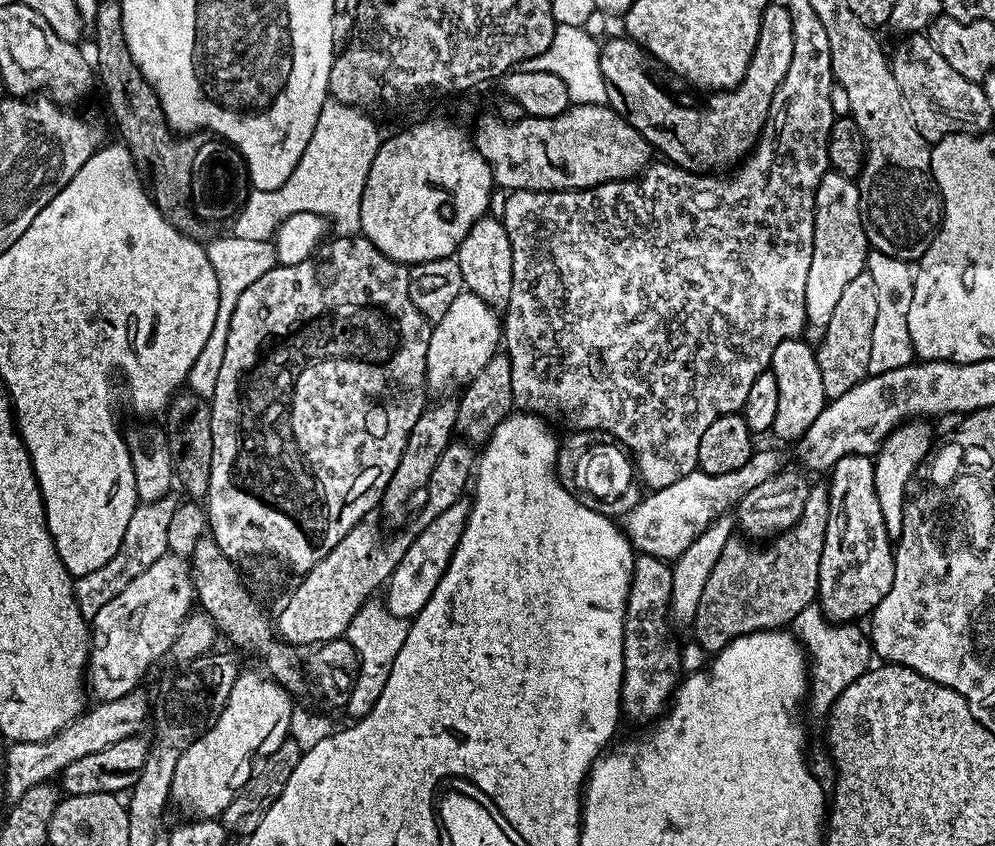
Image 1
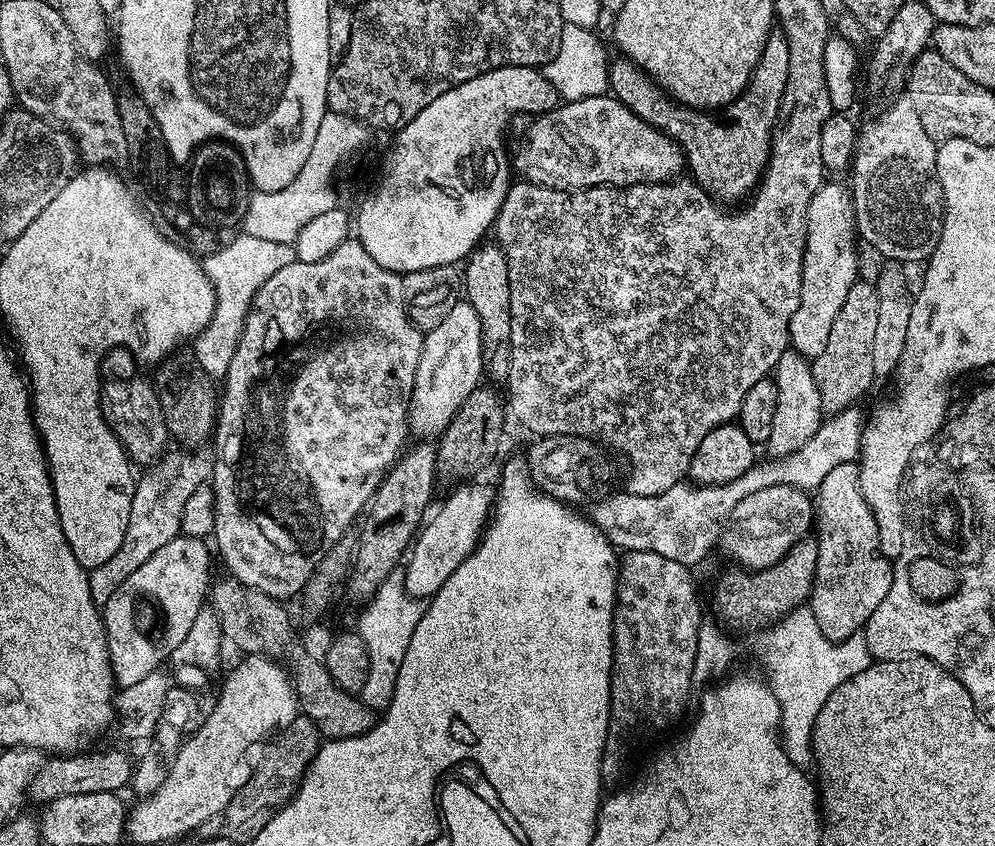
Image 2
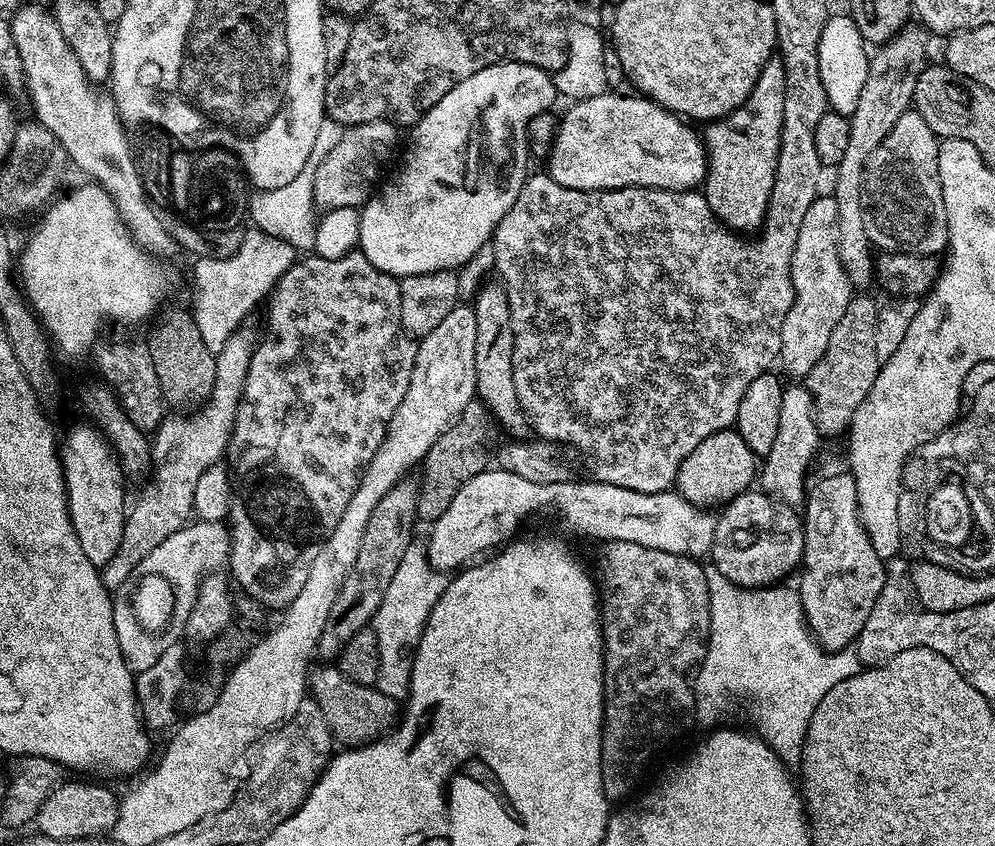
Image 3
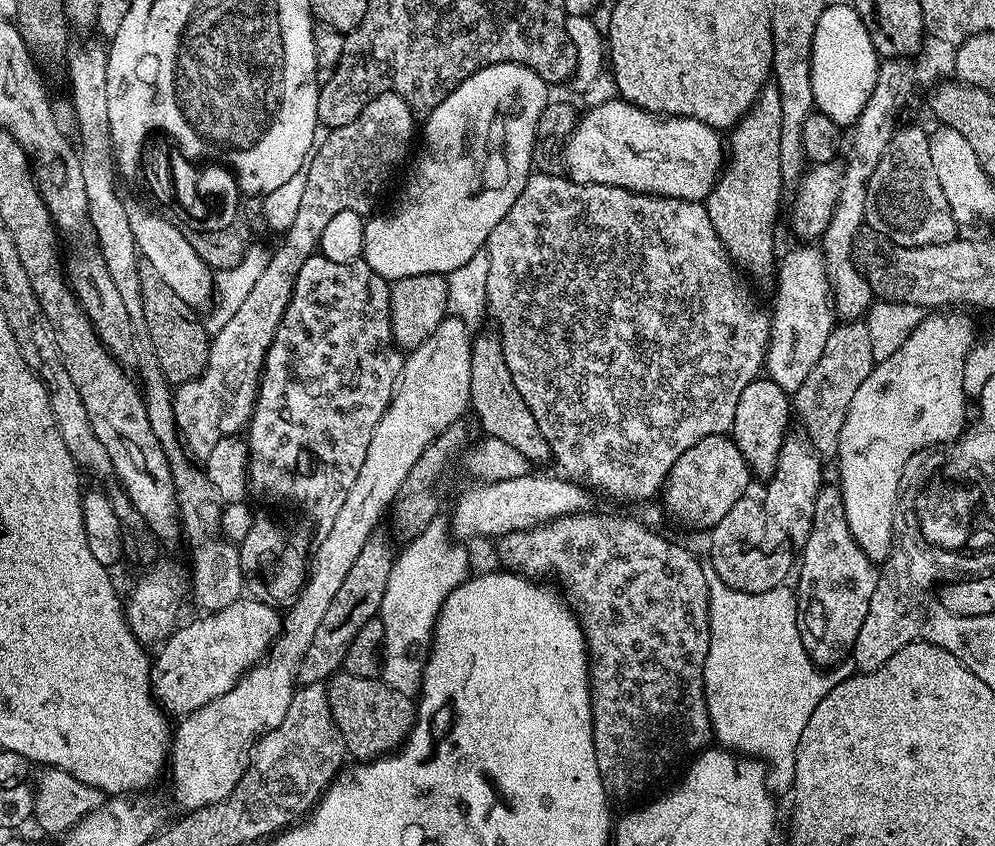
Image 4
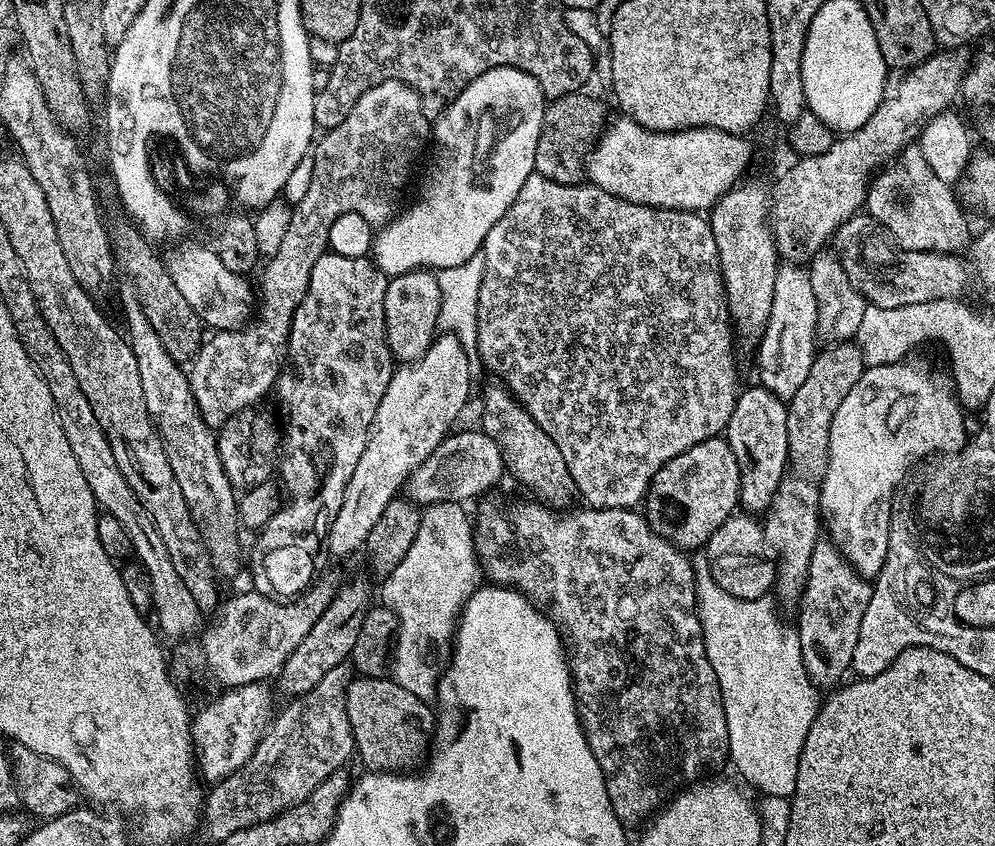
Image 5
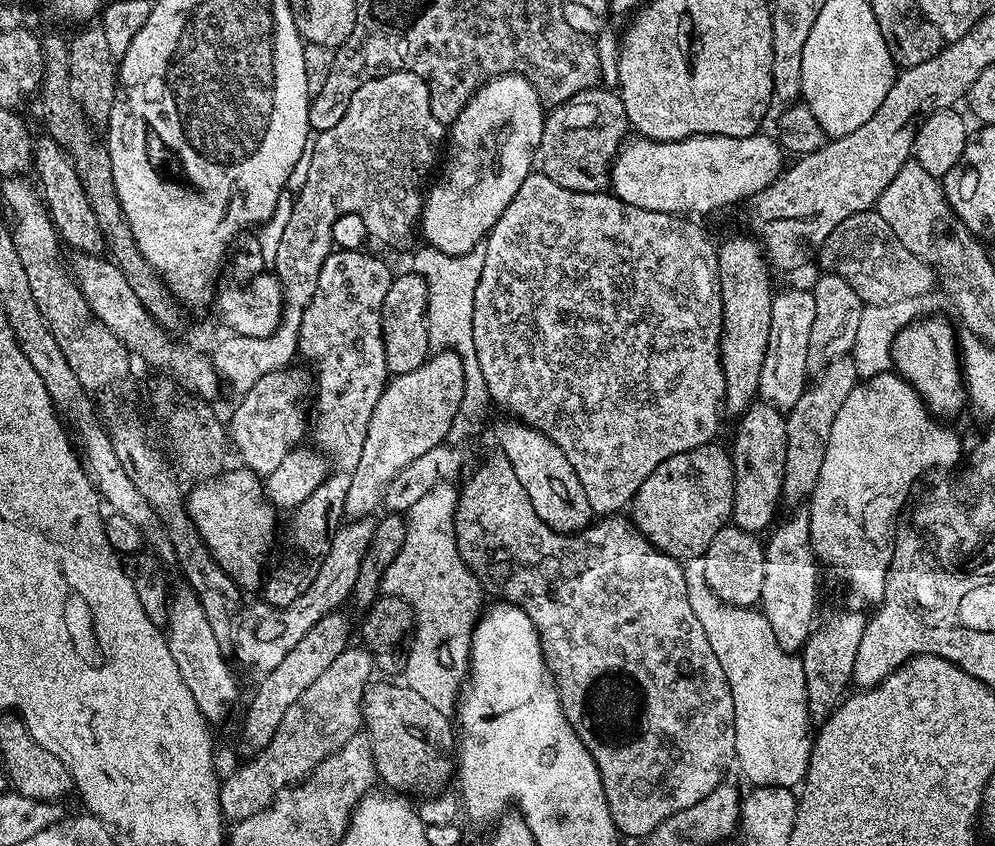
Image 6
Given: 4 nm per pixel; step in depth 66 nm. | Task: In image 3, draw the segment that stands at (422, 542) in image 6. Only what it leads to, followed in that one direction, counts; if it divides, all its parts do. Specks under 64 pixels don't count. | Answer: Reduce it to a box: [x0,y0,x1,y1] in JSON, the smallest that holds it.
[370,543,445,698]

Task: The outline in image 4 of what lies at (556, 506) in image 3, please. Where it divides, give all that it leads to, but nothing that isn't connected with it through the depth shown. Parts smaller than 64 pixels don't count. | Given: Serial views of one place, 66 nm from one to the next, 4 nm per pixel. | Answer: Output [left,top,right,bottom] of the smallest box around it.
[450,474,594,542]

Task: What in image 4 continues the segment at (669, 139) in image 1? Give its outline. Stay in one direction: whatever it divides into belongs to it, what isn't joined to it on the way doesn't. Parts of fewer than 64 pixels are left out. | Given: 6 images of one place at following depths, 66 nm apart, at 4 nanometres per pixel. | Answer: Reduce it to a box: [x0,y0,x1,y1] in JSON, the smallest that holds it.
[706,83,786,276]

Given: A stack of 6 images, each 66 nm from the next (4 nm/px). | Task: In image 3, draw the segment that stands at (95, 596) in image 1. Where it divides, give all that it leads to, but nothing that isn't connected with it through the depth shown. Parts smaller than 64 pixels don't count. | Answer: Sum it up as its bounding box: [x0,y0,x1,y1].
[100,326,258,590]

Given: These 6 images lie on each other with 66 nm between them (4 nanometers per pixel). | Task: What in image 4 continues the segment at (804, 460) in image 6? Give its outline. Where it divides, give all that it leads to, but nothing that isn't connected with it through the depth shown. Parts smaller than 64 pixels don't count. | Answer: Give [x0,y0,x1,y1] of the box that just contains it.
[794,322,877,458]

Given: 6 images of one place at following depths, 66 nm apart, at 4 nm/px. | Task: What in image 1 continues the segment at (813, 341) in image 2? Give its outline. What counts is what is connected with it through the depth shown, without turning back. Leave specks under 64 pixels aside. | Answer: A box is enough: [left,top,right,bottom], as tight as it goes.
[806,170,870,342]

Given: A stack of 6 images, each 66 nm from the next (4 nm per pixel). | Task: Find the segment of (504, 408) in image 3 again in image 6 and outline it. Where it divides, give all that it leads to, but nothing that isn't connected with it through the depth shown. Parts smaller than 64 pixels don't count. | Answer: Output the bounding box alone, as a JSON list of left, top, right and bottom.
[496,418,594,534]

